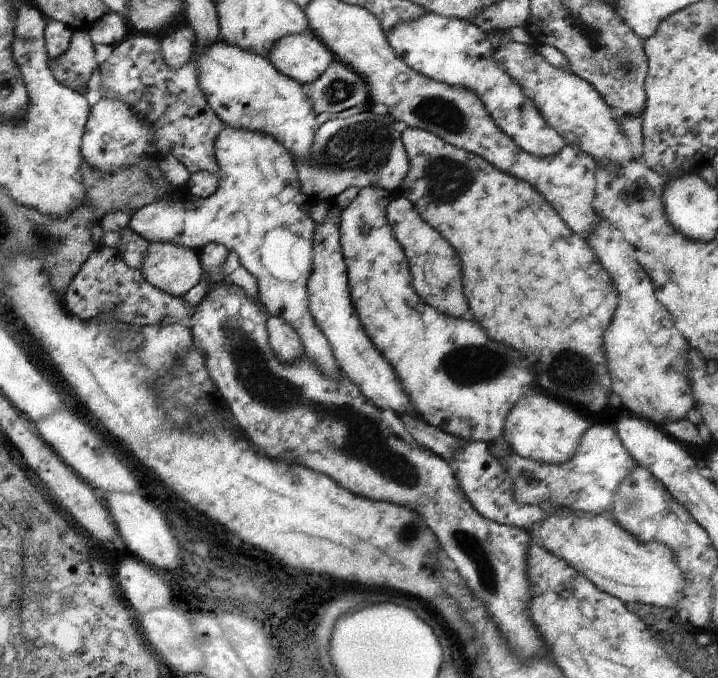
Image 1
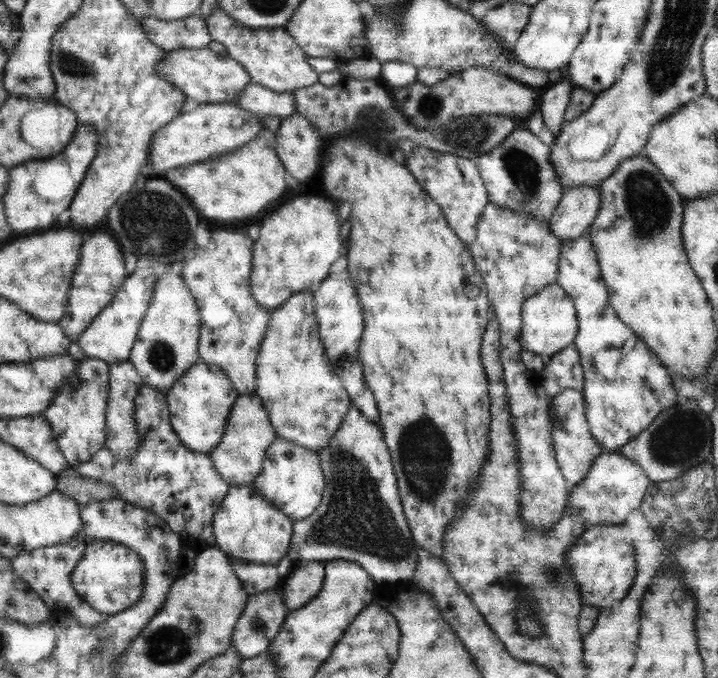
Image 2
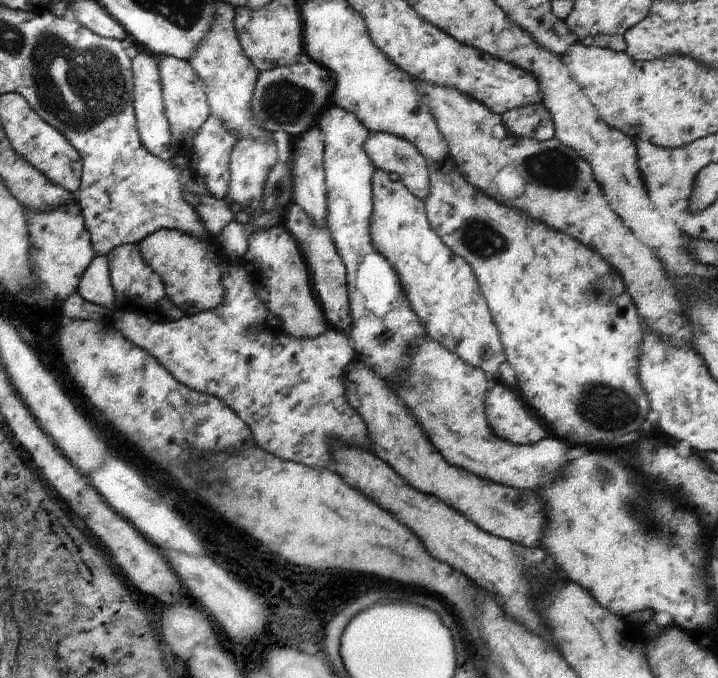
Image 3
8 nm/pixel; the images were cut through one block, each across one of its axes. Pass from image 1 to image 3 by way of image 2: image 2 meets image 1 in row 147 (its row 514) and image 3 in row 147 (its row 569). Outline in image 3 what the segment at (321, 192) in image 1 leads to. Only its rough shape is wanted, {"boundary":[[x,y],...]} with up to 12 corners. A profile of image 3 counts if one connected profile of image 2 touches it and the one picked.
{"boundary":[[369,131],[375,169],[397,174],[419,200],[429,194],[427,160],[407,140]]}

